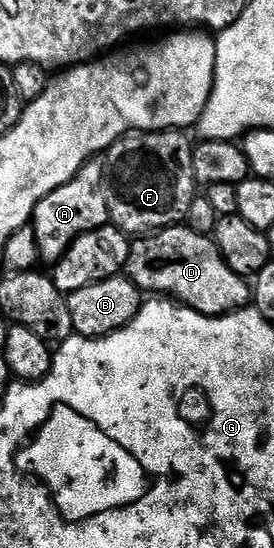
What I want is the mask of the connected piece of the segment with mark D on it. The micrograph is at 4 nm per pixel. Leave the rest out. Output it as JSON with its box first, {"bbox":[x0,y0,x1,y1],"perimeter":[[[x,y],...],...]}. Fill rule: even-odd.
{"bbox":[126,223,252,317],"perimeter":[[[184,223],[133,240],[126,276],[145,294],[167,295],[208,317],[235,313],[252,301],[252,285],[228,266],[215,240]]]}

